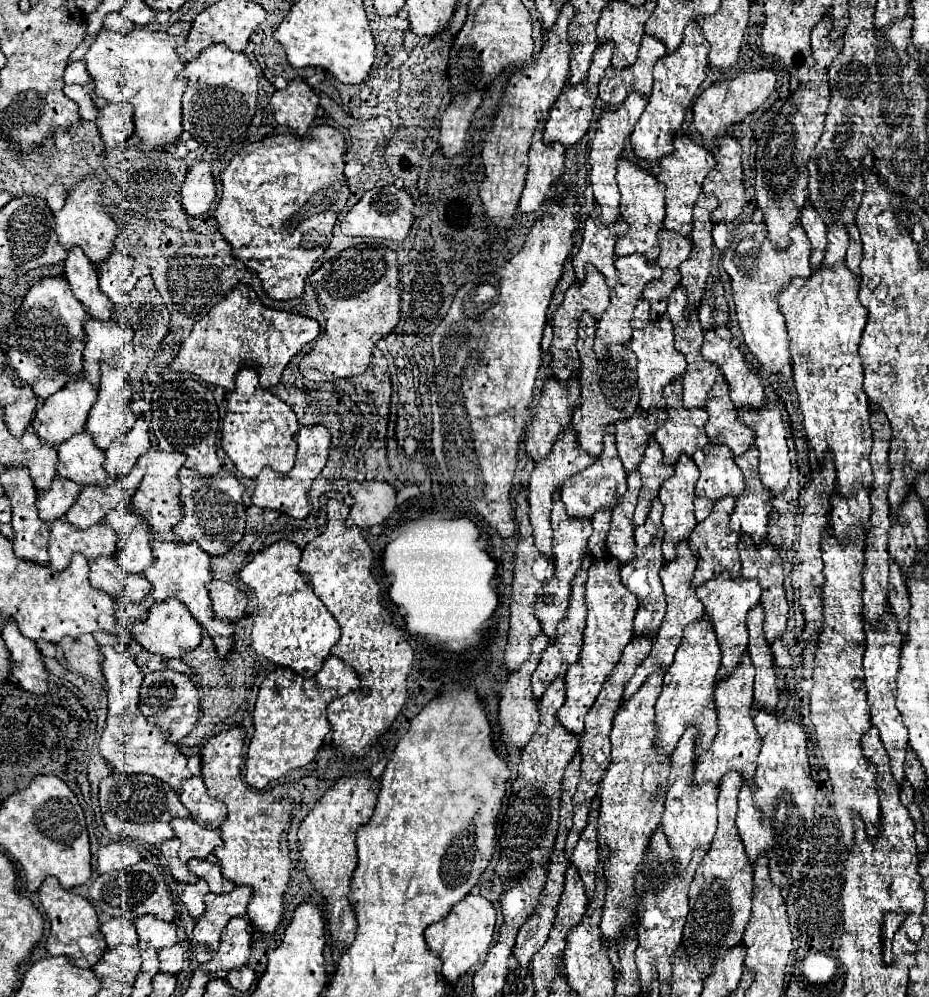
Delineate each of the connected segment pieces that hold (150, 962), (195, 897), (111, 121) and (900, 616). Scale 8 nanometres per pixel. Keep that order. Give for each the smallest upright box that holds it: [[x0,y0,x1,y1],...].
[[137,949,159,981],[181,879,209,917],[97,103,133,147],[889,561,909,637]]

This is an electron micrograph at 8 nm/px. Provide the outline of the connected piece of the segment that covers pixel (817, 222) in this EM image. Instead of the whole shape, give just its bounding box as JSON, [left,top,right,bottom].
[801,205,827,271]

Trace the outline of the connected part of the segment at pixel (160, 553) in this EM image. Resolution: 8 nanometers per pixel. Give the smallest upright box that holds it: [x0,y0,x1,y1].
[143,541,233,657]

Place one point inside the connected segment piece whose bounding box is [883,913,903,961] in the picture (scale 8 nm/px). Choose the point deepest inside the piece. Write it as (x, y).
(892, 922)

